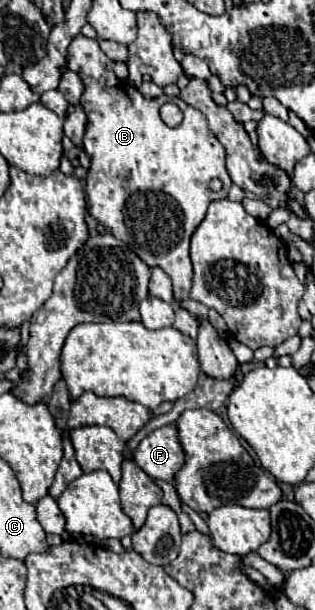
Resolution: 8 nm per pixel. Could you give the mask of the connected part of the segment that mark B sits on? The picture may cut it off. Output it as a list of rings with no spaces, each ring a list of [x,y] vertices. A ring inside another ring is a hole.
[[[75,37],[69,45],[67,67],[75,71],[85,85],[81,105],[89,119],[83,137],[83,149],[91,159],[91,169],[85,179],[89,213],[103,223],[111,235],[131,245],[149,267],[159,265],[173,281],[175,299],[185,299],[193,277],[189,239],[205,219],[209,203],[227,197],[231,187],[223,147],[207,129],[203,113],[179,97],[161,95],[157,99],[145,99],[135,87],[125,87],[129,83],[115,77],[111,69],[113,61],[101,51],[97,39]],[[163,103],[181,107],[185,119],[177,129],[169,129],[161,121],[159,107]],[[213,177],[223,181],[219,193],[209,189]]]

